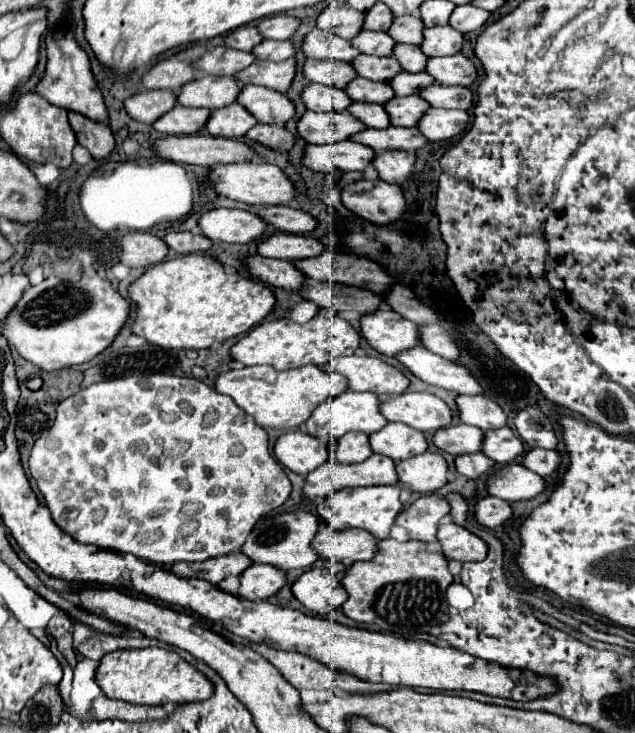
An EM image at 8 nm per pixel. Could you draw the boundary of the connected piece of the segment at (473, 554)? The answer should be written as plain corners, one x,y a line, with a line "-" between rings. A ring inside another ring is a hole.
444,524
438,530
442,554
458,562
478,562
488,554
488,544
460,524

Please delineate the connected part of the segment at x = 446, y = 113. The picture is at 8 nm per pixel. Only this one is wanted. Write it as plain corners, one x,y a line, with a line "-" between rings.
430,108
422,120
418,122
418,128
430,142
450,140
454,136
460,136
468,126
468,112
464,110
442,110
442,108

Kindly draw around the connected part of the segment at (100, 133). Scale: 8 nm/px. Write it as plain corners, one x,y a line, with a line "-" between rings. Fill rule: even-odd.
68,112
68,118
70,118
72,130
76,132
78,144
82,144
92,154
94,160
98,162
106,160
116,146
112,130
106,124
90,122
88,118
82,118
80,114
74,114
74,112

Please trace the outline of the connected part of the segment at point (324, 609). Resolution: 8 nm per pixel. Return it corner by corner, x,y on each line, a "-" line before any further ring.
312,568
304,572
292,584
292,592
308,610
320,616
326,616
332,610
340,608
348,598
348,592
344,590
340,578
328,568

